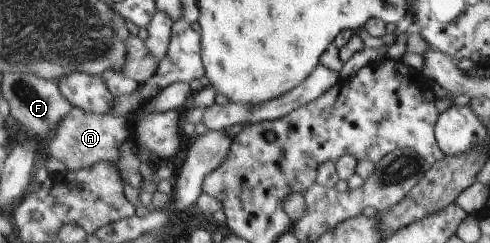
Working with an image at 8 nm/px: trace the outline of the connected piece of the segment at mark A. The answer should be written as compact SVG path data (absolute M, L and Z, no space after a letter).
M74 107L60 119L51 137L46 140L46 148L50 156L60 160L68 170L91 167L98 161L112 161L117 165L120 158L120 142L132 138L129 121L124 117L91 113L83 108Z

